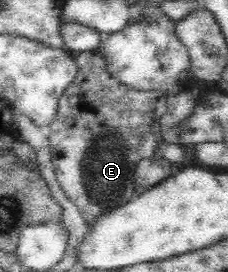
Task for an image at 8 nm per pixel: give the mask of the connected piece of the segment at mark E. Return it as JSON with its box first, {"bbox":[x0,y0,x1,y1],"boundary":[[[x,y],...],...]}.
{"bbox":[49,45,169,227],"boundary":[[[102,45],[93,51],[80,53],[75,64],[77,74],[59,97],[58,114],[50,125],[49,148],[52,167],[62,191],[76,205],[90,227],[103,213],[111,212],[136,196],[136,165],[152,157],[157,150],[158,139],[152,131],[152,125],[159,123],[166,114],[169,94],[158,90],[136,92],[123,86],[110,76]]]}

